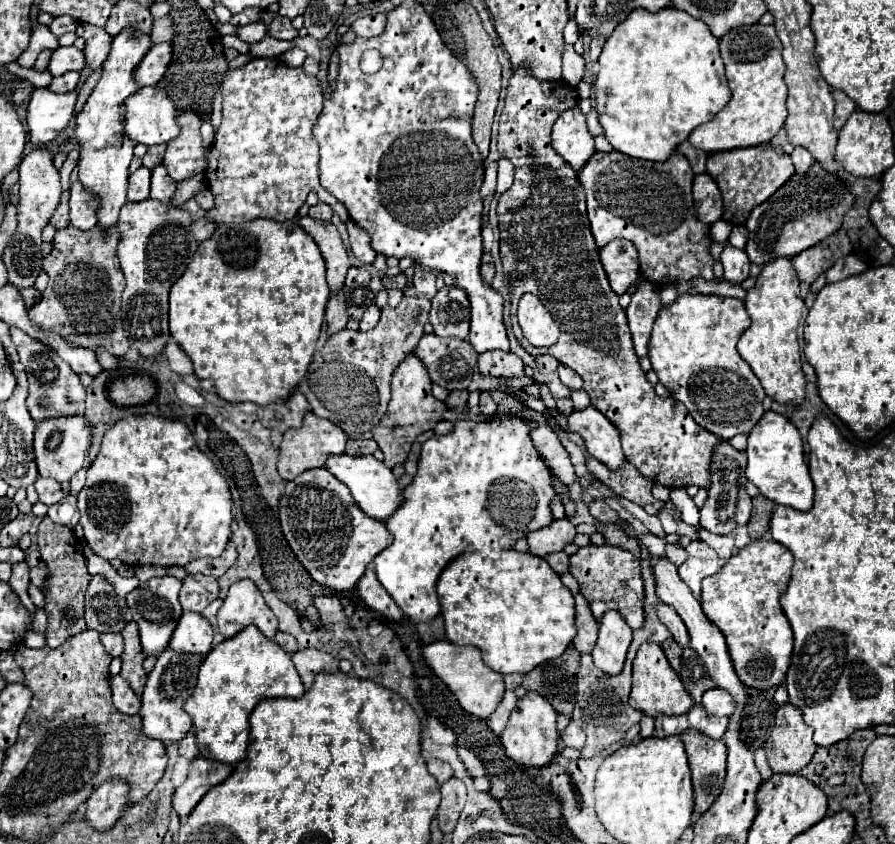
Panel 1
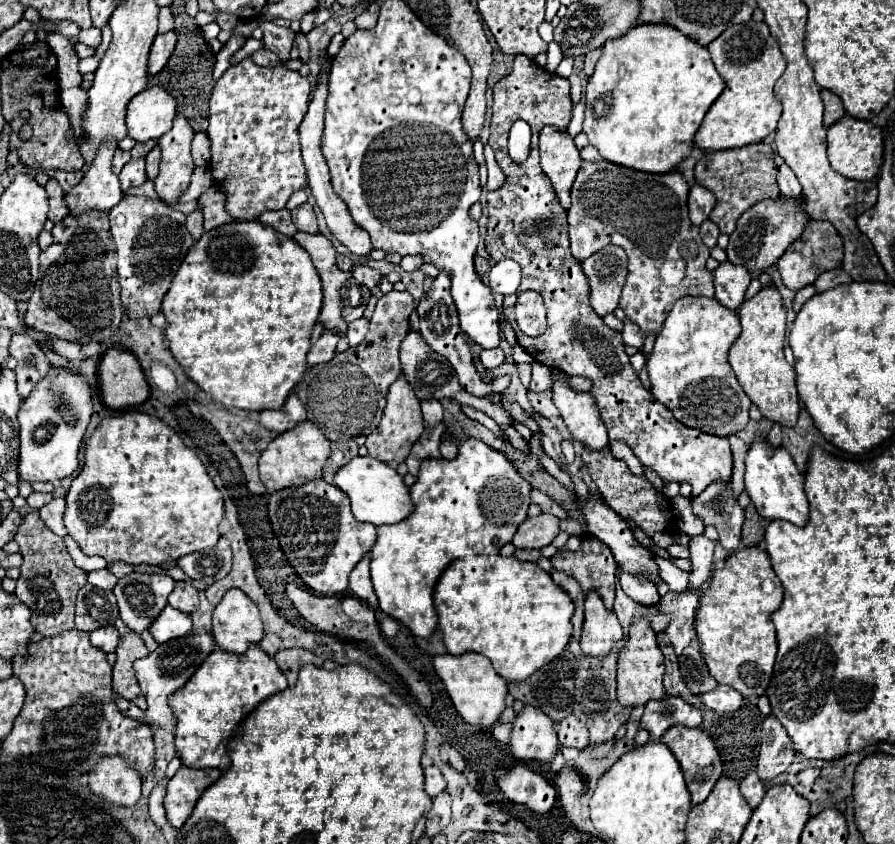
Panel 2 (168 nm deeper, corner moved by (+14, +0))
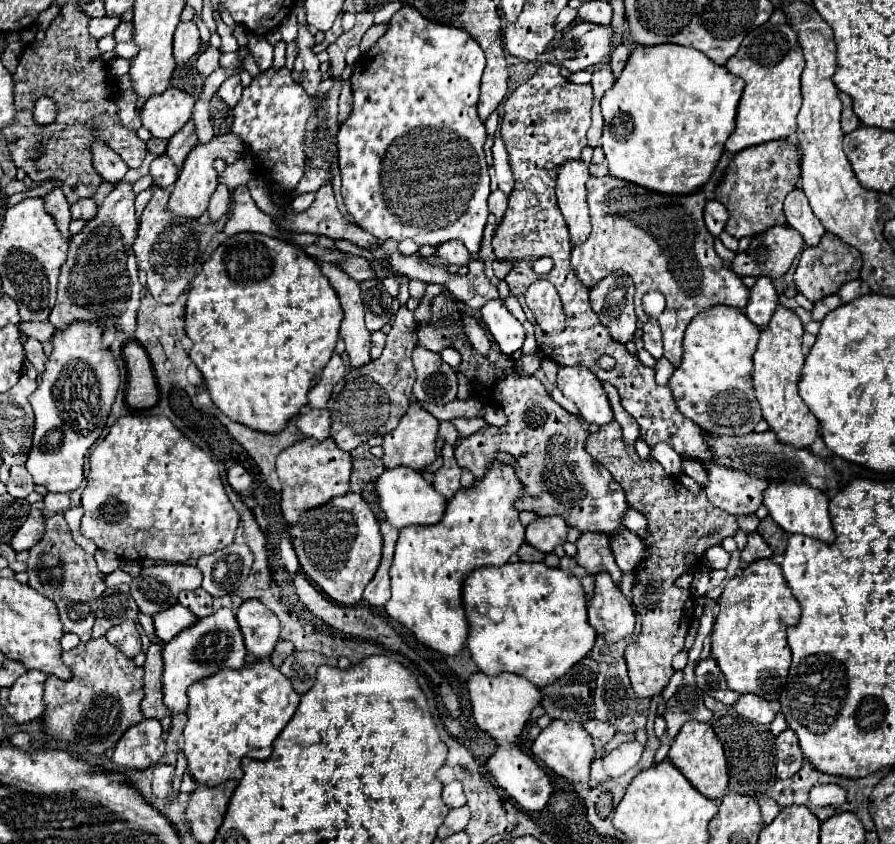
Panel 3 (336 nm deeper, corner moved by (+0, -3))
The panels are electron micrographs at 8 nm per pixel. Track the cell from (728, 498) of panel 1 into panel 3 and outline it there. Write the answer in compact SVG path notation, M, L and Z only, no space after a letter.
M752 533L748 535L748 545L744 547L742 551L742 561L746 565L754 563L754 561L760 561L760 559L770 559L772 557L772 549L768 547L768 543L758 535L758 533Z

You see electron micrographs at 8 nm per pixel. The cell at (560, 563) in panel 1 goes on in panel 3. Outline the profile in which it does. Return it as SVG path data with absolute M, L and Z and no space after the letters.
M522 543L522 545L520 545L518 555L520 555L522 561L542 561L542 559L544 559L544 553L540 553L538 549L530 547L528 543Z

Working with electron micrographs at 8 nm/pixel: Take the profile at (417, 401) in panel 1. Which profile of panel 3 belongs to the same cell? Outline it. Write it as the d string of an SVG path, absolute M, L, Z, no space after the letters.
M418 401L410 403L410 409L408 413L402 417L400 425L386 433L384 435L384 455L382 455L382 463L386 469L392 469L392 467L410 467L414 471L424 471L428 465L434 463L436 459L436 435L438 435L438 419L432 417L428 411L424 411L420 407Z

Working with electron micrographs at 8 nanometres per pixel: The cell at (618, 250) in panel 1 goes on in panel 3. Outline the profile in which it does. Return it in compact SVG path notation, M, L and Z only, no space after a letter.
M612 273L612 277L602 279L590 291L590 303L602 325L608 329L610 337L618 343L628 343L636 333L636 313L634 313L634 285L624 273Z

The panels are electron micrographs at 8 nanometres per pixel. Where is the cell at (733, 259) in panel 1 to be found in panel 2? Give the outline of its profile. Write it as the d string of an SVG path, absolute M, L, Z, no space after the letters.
M730 262L718 264L714 274L714 288L716 288L716 300L724 304L726 308L736 310L742 300L744 292L750 284L750 272L744 266L734 266Z

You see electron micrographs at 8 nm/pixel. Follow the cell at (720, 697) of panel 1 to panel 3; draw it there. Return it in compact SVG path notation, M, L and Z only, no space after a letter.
M742 695L740 701L734 705L734 709L750 719L750 721L756 721L756 723L762 723L762 725L770 725L776 717L776 711L770 707L770 703L758 695Z

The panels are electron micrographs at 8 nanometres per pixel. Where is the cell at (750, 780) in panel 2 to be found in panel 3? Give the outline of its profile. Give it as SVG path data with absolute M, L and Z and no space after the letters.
M762 797L762 799L758 801L758 805L760 805L760 809L762 809L762 817L764 817L764 823L766 823L766 825L772 823L774 817L780 813L778 803L776 803L774 799L770 799L770 797Z

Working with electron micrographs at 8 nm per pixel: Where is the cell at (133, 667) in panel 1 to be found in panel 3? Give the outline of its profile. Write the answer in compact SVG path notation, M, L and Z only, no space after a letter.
M152 643L146 651L146 663L144 663L144 699L142 699L142 715L148 719L164 721L166 715L170 717L170 711L166 709L162 701L162 649L160 645Z

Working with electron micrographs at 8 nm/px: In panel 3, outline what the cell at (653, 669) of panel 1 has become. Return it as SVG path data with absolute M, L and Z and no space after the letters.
M616 421L602 425L598 433L590 435L586 449L610 471L614 481L622 485L628 505L648 519L648 535L644 537L646 565L642 565L642 573L634 577L632 585L632 603L640 613L642 631L640 637L628 643L624 659L634 693L638 693L640 699L658 697L674 673L672 657L684 647L696 605L692 593L678 589L674 583L682 573L702 563L706 549L722 545L726 537L738 533L738 523L734 515L714 507L704 491L692 495L680 479L668 475L658 461L640 459L634 445L622 441L622 427Z

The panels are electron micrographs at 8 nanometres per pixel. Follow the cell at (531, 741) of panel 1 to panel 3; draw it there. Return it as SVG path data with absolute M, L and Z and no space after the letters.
M554 719L534 741L532 745L532 755L540 759L548 769L552 769L556 775L576 781L576 783L588 783L590 781L590 765L596 757L596 749L592 743L590 733L582 727L578 721L558 721Z

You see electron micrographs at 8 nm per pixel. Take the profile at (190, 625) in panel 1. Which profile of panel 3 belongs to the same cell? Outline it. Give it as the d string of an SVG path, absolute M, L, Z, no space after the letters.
M180 603L172 605L170 609L164 609L162 613L156 613L152 619L154 619L154 631L164 643L174 639L180 631L184 631L196 621L194 613Z

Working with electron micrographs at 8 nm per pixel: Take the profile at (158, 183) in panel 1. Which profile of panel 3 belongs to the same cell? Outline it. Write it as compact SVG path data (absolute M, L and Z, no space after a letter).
M190 119L176 135L170 137L166 155L176 163L176 167L182 167L184 157L190 153L190 149L194 149L196 143L198 143L198 135L196 135L196 127L194 127L194 119Z

